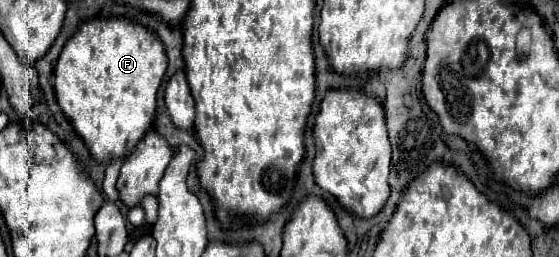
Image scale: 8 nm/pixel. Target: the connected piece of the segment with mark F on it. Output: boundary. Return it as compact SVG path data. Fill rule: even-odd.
M126 17L110 19L82 19L78 31L66 41L56 69L54 69L54 91L60 109L74 123L76 131L86 141L90 153L102 161L112 161L114 157L126 157L140 137L152 127L156 113L156 95L166 71L164 45L156 33L142 27Z

